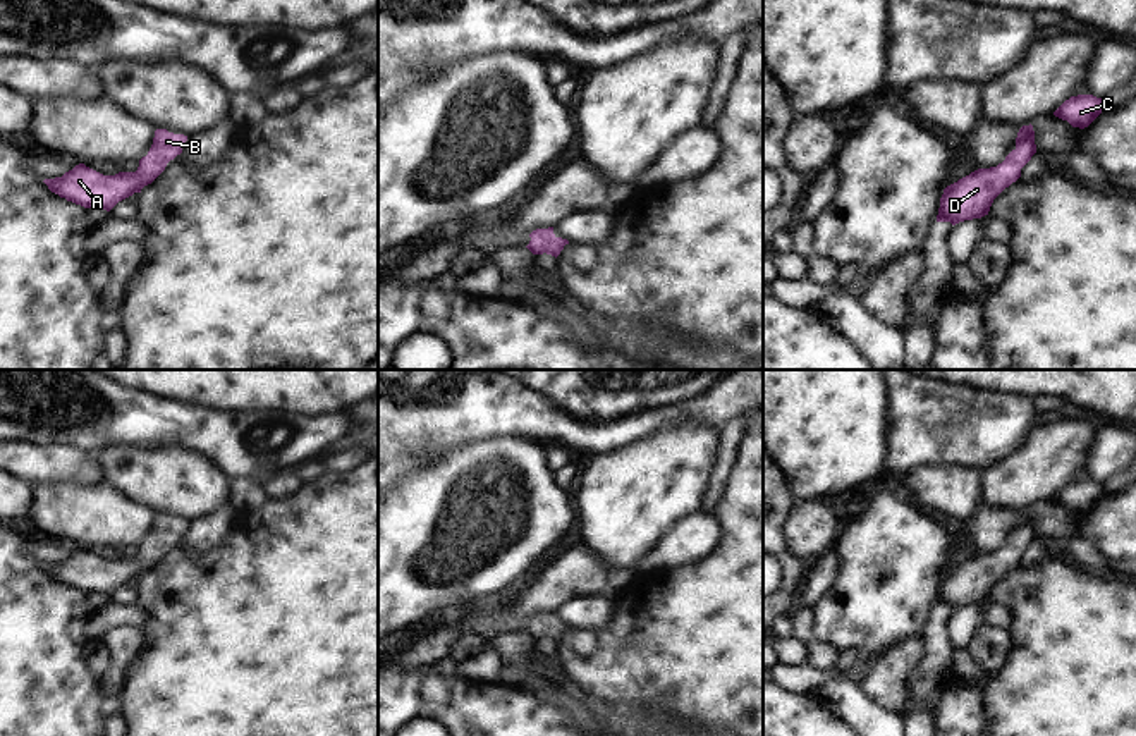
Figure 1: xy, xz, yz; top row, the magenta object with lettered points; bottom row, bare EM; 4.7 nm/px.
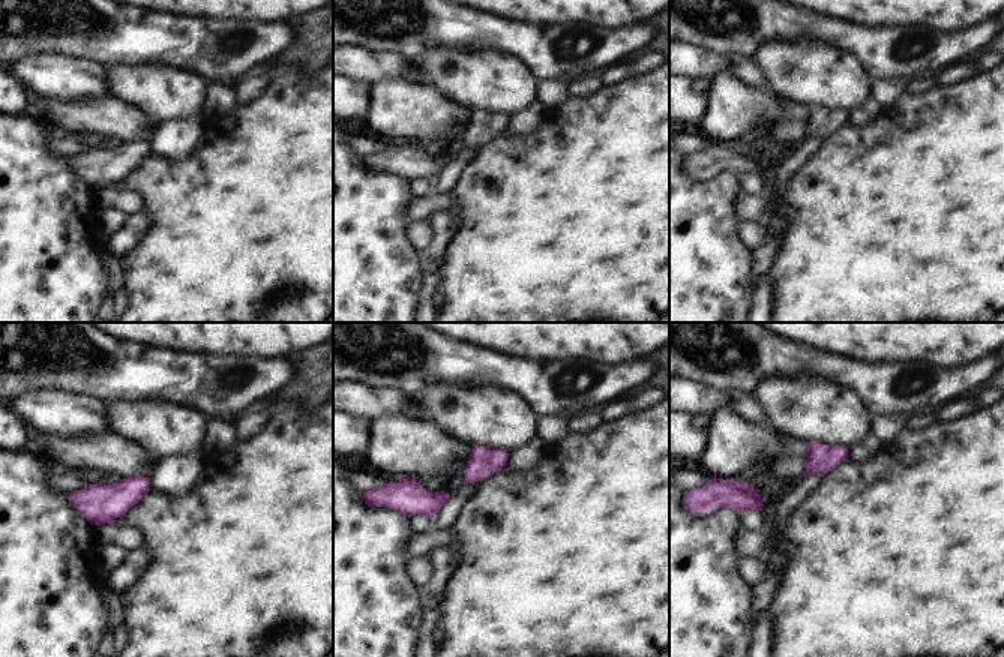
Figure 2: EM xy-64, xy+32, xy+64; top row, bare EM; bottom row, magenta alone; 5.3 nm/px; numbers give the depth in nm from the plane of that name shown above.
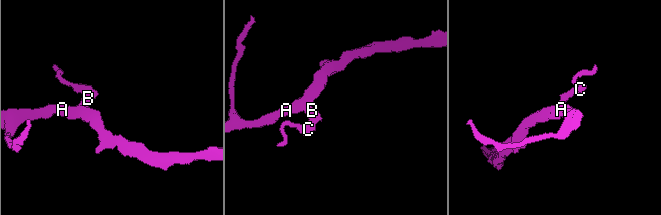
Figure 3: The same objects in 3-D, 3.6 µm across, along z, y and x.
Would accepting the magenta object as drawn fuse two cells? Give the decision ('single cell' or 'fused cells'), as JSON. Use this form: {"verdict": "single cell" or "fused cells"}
{"verdict": "single cell"}

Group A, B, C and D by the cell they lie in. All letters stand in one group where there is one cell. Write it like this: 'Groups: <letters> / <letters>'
Groups: A B C D.

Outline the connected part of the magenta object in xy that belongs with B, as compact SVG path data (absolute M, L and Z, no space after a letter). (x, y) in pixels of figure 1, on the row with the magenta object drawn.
M156 129L153 144L146 156L139 160L136 172L119 172L103 175L84 163L76 165L62 177L45 179L48 189L67 201L84 208L103 208L110 212L119 201L141 193L167 167L170 160L182 153L187 141L184 134L174 134L167 129Z

